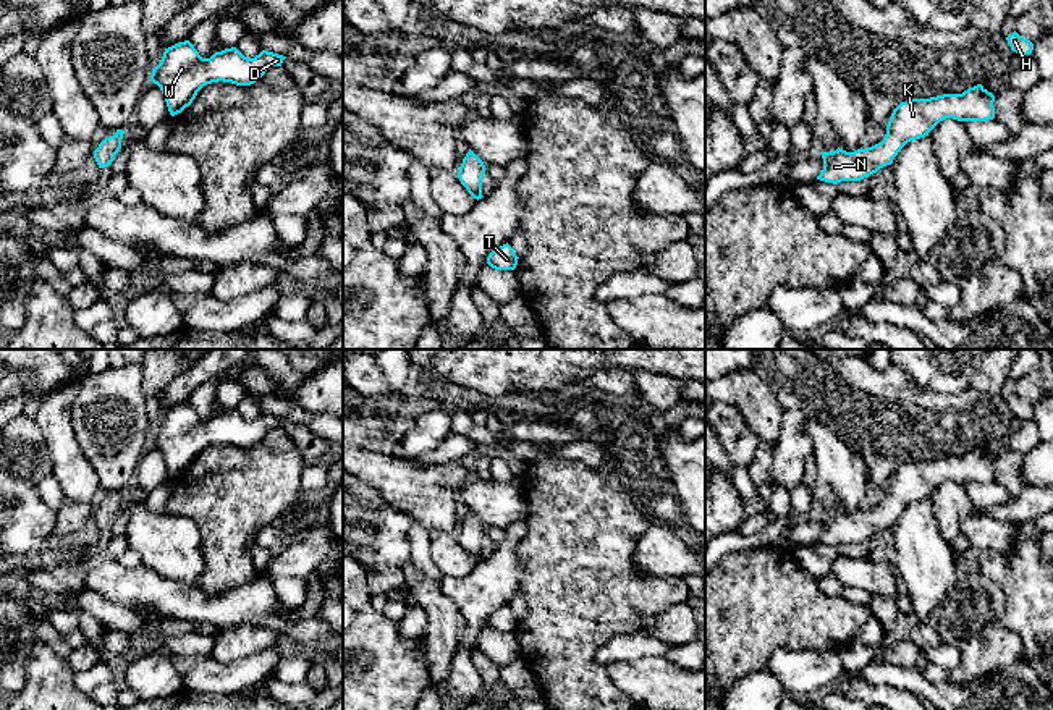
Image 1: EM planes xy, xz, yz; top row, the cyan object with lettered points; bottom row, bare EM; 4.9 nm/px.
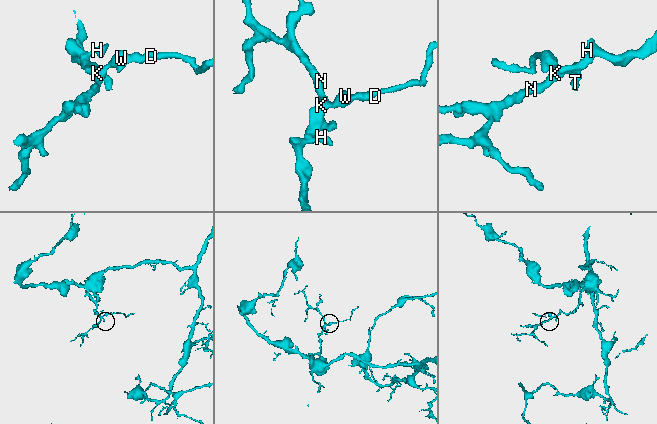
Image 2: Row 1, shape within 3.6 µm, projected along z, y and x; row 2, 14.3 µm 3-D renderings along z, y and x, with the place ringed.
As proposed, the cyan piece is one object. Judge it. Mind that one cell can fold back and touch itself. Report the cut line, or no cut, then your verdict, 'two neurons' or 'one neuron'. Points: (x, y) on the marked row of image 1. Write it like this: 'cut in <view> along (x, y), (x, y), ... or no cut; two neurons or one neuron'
no cut; one neuron

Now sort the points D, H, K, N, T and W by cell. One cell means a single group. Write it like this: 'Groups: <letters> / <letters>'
Groups: D H K N T W

